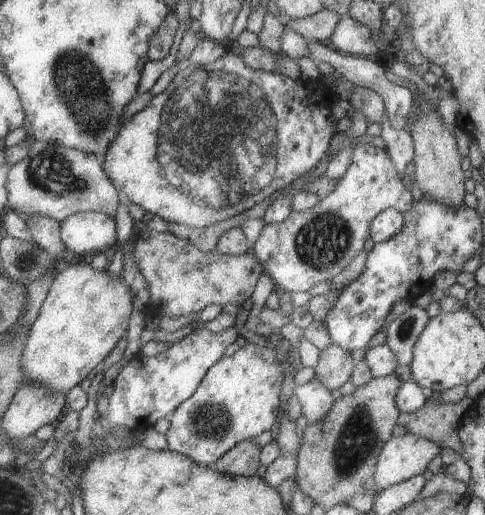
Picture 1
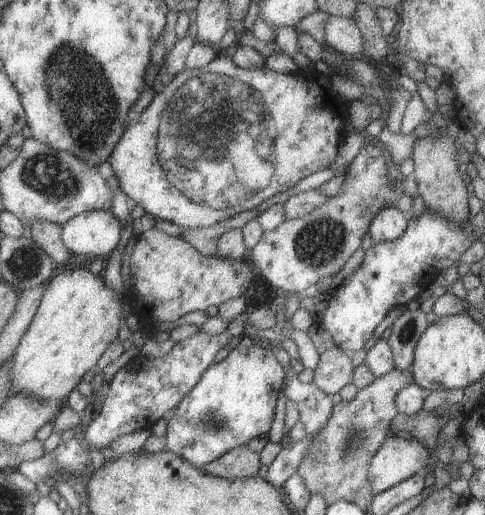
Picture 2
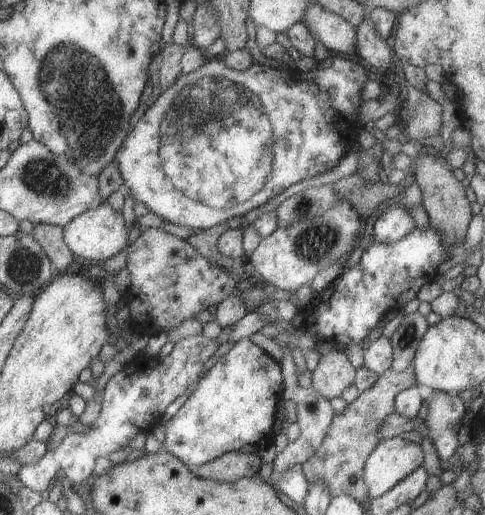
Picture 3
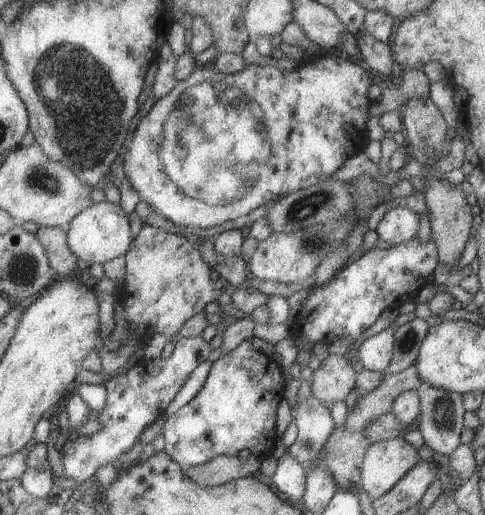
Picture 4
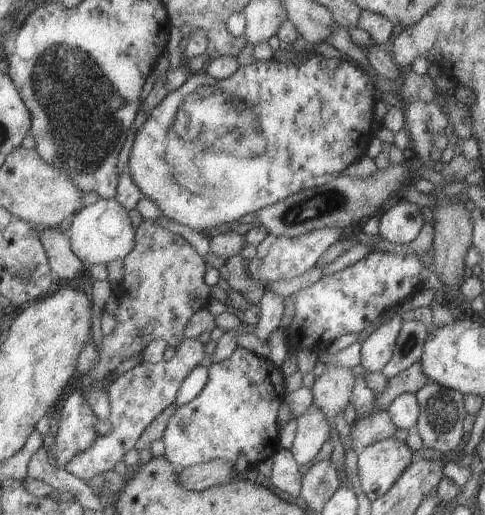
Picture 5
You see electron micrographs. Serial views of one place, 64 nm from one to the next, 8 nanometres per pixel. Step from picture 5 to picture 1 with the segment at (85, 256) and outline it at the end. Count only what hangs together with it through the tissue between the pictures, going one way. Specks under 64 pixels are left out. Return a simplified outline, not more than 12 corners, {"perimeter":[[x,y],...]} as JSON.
{"perimeter":[[79,211],[60,222],[69,252],[111,252],[116,222]]}

